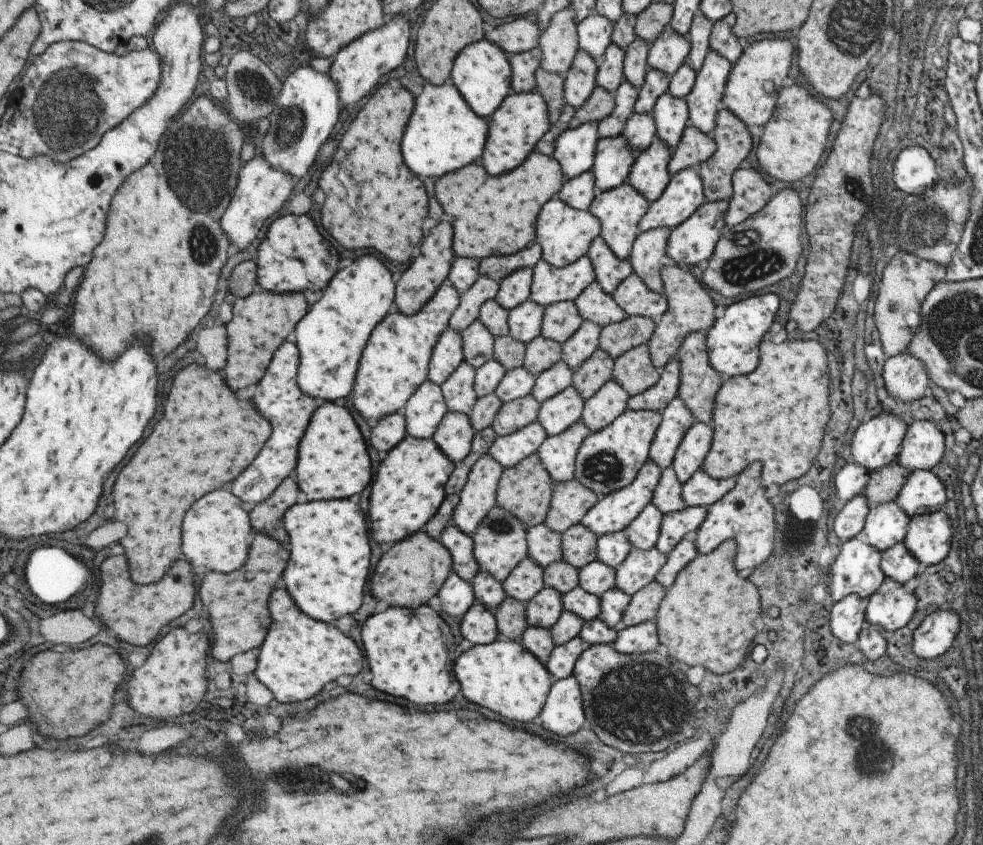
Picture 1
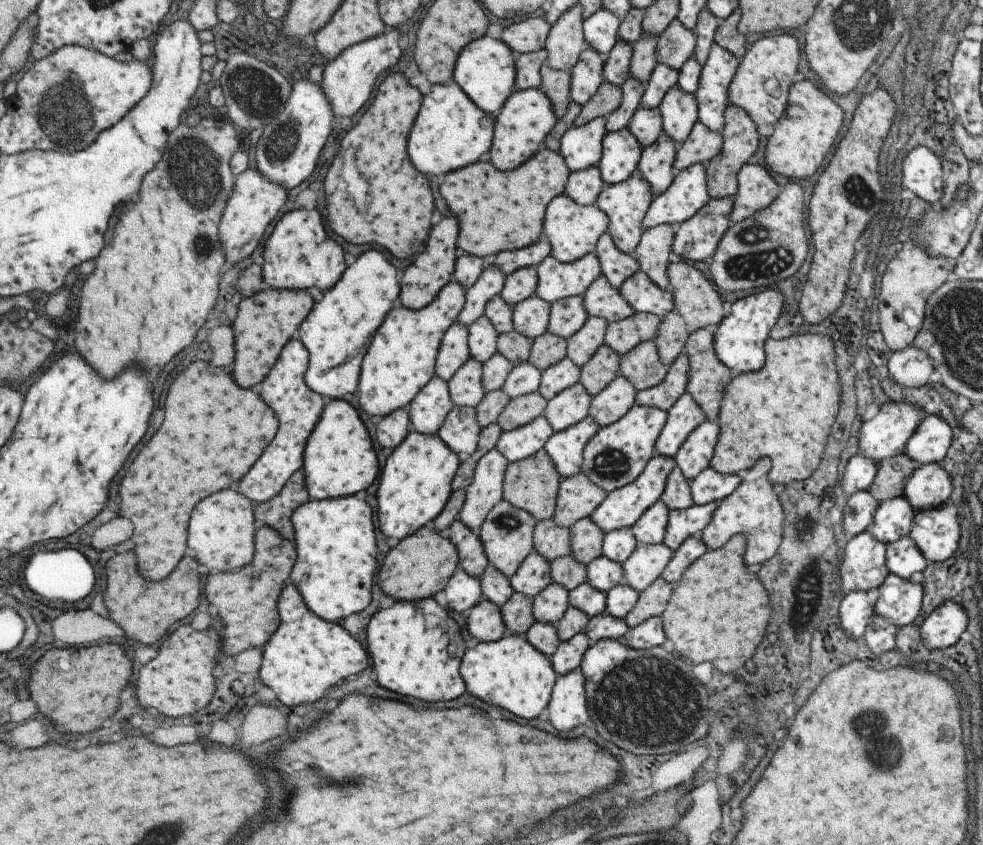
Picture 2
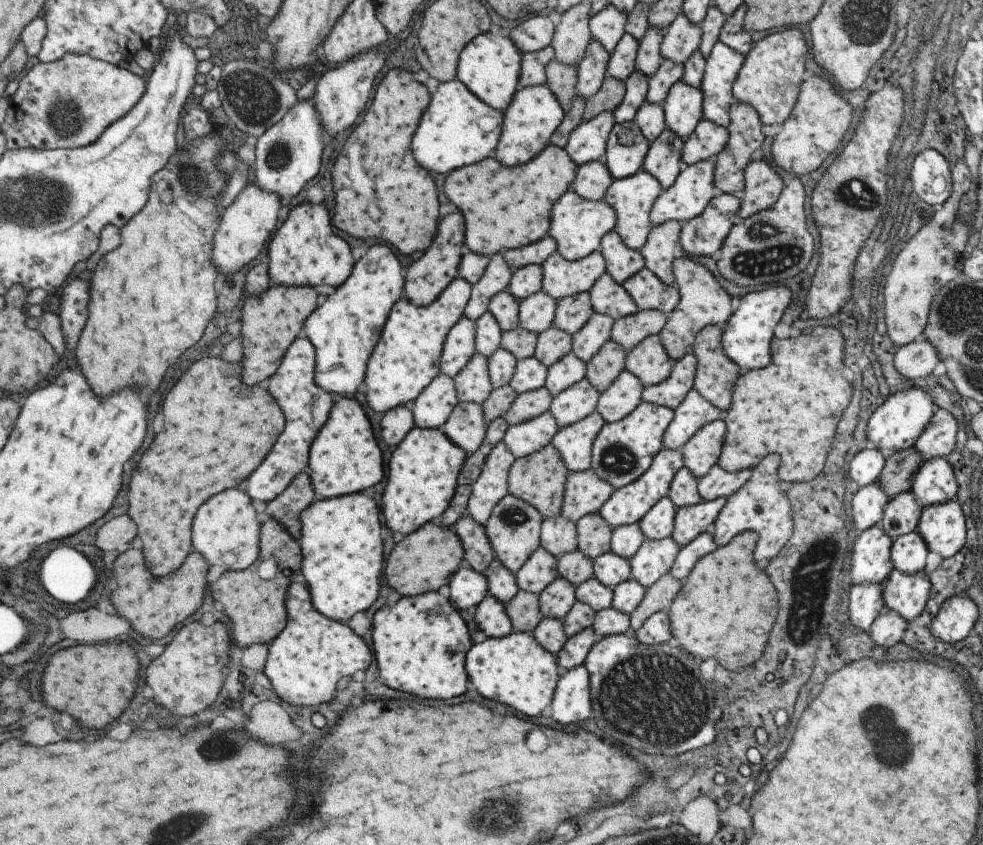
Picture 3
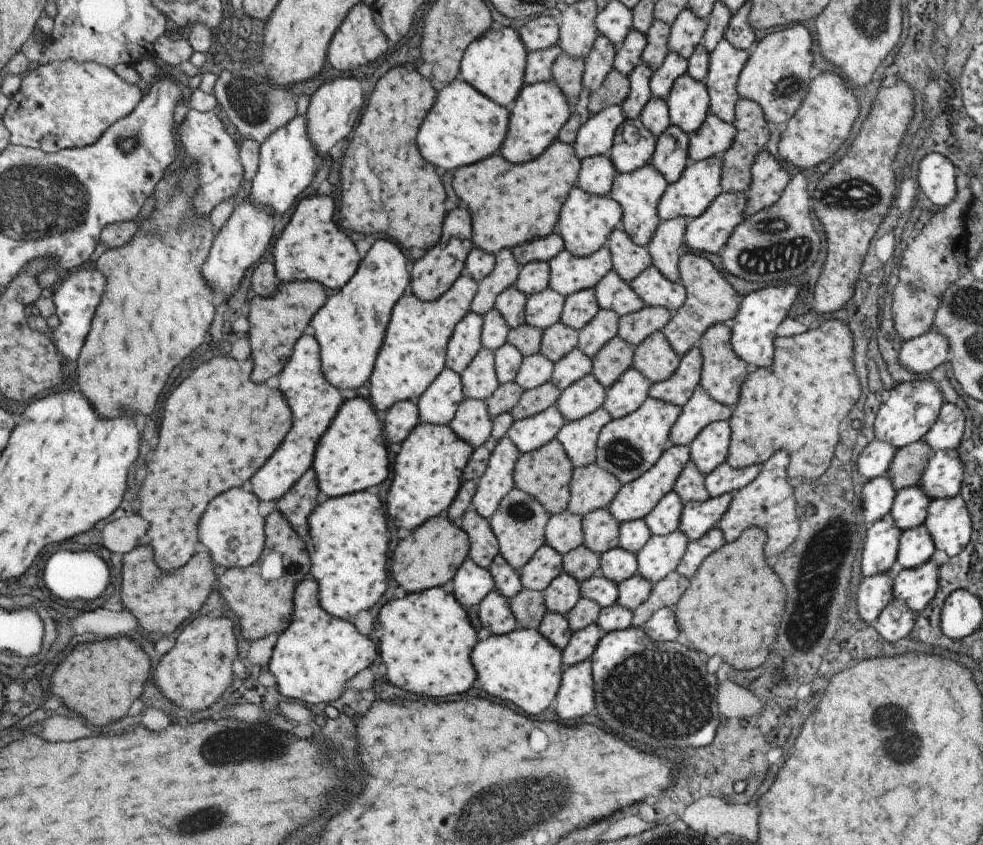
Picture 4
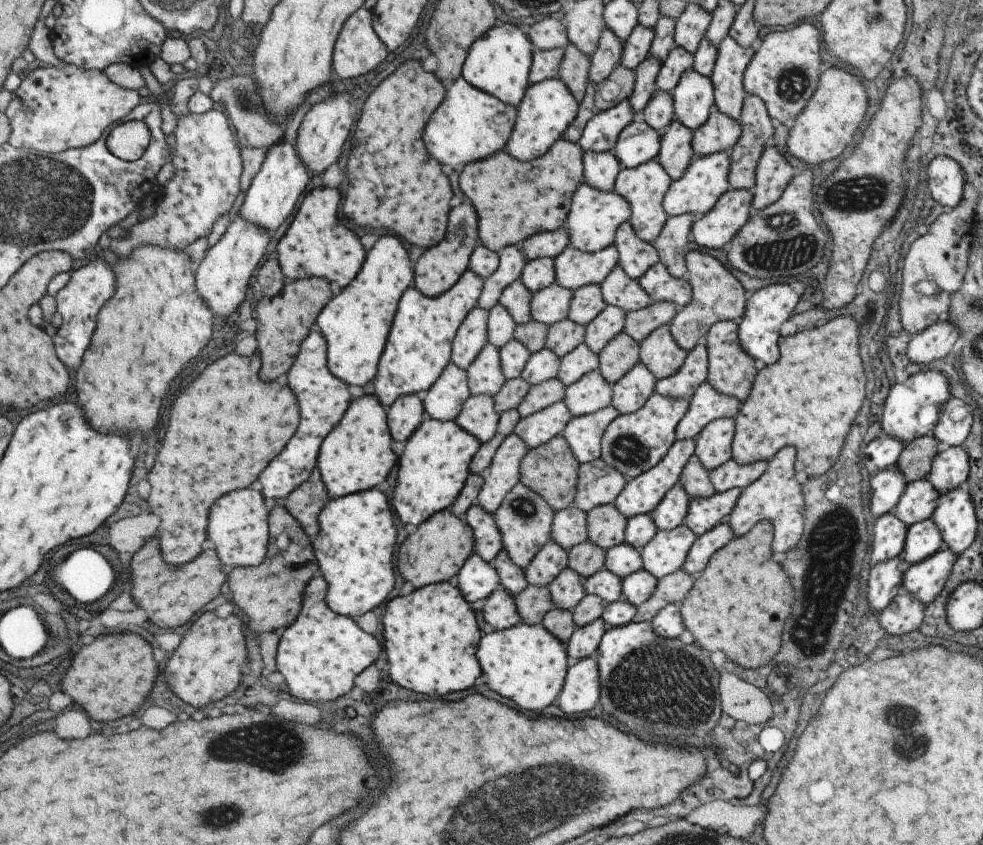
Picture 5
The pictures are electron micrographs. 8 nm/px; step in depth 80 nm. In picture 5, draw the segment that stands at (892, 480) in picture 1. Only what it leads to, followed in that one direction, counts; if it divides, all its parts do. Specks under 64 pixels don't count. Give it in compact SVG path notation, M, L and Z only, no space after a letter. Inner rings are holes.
M932 432L904 445L897 466L907 483L923 479L928 474L931 461L938 453L937 445Z

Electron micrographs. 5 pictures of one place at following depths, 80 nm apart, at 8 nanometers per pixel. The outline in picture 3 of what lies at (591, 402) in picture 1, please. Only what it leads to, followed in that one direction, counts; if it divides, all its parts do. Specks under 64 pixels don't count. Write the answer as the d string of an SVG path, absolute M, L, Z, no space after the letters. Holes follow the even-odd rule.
M624 368L617 378L599 393L594 410L603 417L604 422L618 421L642 401L640 396L643 389L639 379Z

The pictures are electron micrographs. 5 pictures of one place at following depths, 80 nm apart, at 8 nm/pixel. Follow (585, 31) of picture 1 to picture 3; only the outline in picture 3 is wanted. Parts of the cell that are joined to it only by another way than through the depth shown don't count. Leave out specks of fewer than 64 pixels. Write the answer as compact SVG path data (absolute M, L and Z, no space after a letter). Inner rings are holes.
M605 5L599 12L590 16L588 27L592 39L601 43L608 52L613 52L615 45L623 36L627 14L613 5Z

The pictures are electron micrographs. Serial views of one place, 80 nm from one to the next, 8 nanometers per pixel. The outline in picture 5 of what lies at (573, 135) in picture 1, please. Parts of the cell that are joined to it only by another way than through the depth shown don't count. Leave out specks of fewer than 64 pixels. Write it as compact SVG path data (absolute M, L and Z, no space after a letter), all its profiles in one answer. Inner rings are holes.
M627 99L621 100L611 108L595 112L583 127L578 140L582 152L613 150L619 132L635 117Z

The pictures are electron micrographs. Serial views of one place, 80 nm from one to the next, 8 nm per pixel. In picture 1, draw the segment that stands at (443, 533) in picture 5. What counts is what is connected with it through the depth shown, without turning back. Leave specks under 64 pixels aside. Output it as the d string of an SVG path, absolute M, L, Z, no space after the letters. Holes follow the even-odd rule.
M422 529L399 540L381 554L369 582L369 593L377 601L389 607L417 609L437 595L445 578L451 573L451 556L438 540L429 538Z

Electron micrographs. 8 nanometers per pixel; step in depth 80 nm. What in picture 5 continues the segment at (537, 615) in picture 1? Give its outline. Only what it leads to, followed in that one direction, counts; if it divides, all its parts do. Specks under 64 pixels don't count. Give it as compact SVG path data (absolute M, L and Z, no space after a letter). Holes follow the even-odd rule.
M567 566L546 587L553 606L568 611L586 594L581 577Z

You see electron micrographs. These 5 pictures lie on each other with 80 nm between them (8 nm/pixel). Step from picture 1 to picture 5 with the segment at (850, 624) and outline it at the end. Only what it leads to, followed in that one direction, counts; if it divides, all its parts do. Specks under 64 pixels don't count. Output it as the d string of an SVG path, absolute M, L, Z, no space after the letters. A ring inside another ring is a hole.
M900 556L885 559L881 563L875 563L867 573L867 602L871 610L877 614L891 602L891 599L903 591L903 571L899 570L899 564L905 562Z

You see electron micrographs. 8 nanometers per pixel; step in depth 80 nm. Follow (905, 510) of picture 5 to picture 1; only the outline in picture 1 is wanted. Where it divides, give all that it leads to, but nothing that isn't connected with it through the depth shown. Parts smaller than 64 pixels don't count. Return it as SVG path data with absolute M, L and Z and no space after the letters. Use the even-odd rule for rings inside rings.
M893 501L869 506L861 536L867 544L883 552L904 540L909 517Z

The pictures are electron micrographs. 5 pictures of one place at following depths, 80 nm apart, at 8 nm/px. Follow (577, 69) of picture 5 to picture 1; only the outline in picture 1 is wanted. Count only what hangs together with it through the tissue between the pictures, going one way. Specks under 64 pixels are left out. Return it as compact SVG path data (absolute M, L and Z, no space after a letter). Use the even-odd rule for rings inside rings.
M541 67L535 71L534 77L536 78L535 91L545 101L549 124L553 124L557 122L566 104L563 90L564 80L562 76L544 71Z

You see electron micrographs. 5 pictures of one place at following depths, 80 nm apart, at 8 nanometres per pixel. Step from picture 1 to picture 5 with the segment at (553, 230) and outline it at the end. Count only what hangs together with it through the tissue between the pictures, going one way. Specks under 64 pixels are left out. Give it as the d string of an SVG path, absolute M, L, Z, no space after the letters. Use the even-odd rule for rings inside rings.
M582 182L572 194L570 209L561 227L568 234L569 245L578 251L592 253L612 244L617 227L627 221L629 215L629 203L622 196L613 191L594 189Z

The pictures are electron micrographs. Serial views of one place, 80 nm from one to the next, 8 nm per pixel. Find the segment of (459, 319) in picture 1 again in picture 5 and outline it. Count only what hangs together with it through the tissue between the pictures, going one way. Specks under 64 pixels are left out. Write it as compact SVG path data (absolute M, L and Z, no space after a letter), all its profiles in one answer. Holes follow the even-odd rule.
M518 245L504 246L498 253L496 269L482 279L482 289L476 306L489 310L498 302L501 291L513 281L520 278L520 272L526 263L526 258Z

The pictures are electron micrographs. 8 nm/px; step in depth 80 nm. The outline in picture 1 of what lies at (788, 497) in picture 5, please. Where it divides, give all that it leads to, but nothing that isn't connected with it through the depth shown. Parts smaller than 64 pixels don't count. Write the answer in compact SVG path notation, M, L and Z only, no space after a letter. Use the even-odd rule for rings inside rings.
M755 461L748 464L734 477L733 488L721 496L720 500L706 508L707 514L703 522L690 536L698 554L712 552L724 540L733 539L736 544L734 567L737 570L758 567L771 554L774 547L774 518L777 513L774 512L769 499L765 497L761 474L761 463Z

